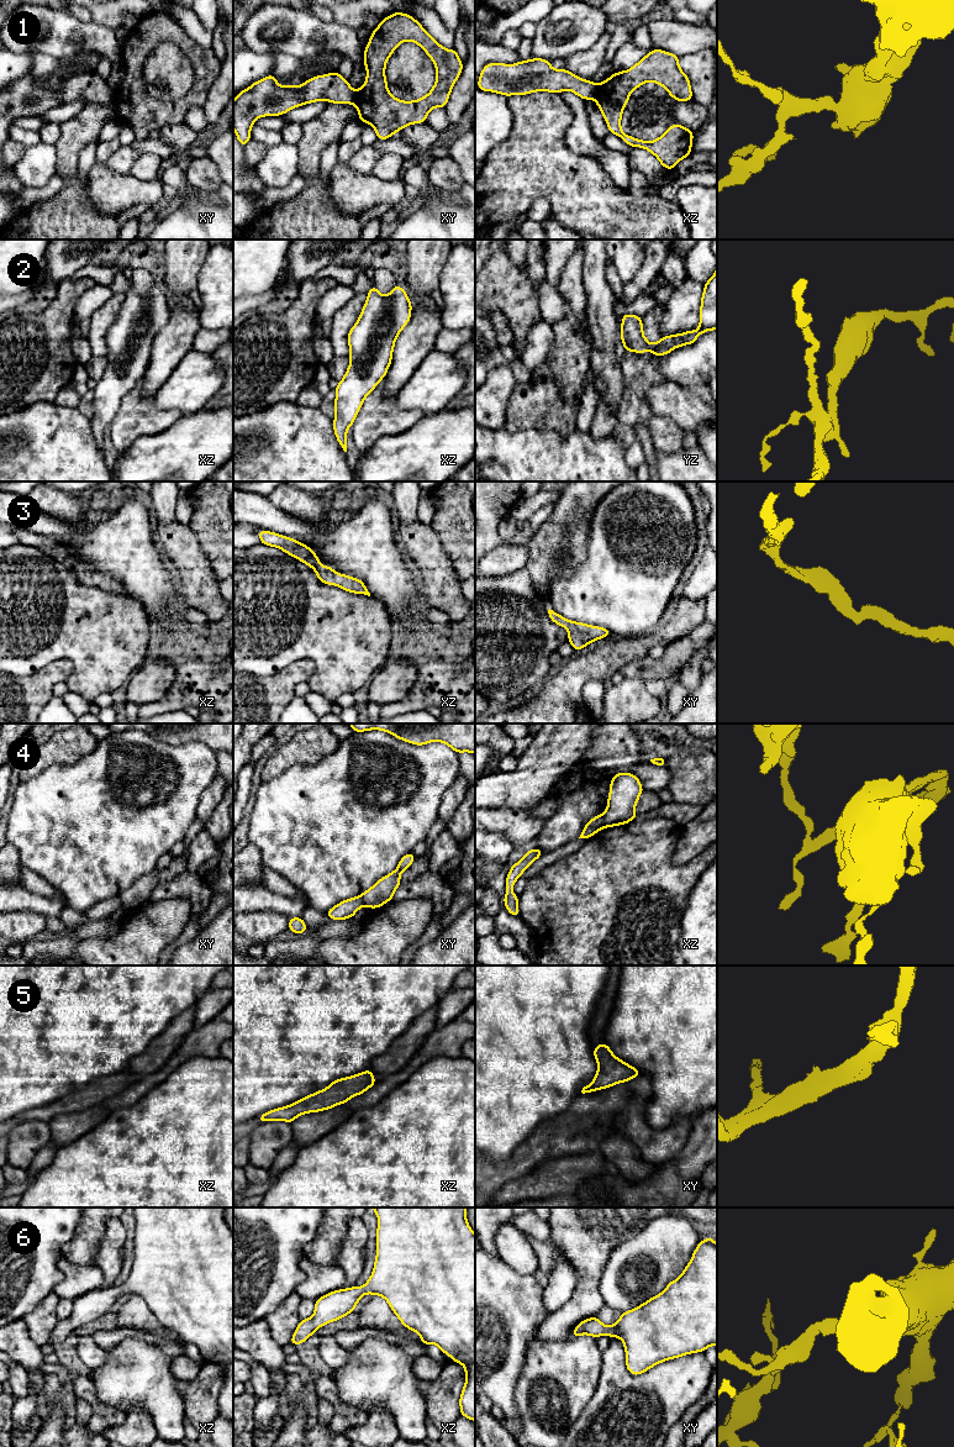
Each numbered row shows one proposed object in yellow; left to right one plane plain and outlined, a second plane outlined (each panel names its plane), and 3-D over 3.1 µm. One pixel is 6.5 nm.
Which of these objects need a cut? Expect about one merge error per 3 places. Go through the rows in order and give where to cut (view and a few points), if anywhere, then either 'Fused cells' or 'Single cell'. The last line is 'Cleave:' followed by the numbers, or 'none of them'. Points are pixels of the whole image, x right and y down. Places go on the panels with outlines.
1: Split along xy (356, 91), (352, 103). Fused cells
2: No split. Single cell
3: No split. Single cell
4: Split along xz (601, 815), (605, 826). Fused cells
5: No split. Single cell
6: No split. Single cell
Cleave: 1, 4

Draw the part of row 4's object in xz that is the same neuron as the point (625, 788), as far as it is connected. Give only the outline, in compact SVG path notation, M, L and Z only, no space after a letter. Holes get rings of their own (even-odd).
M617 773L610 783L607 809L602 814L605 827L636 820L636 805L643 793L641 780L631 773Z

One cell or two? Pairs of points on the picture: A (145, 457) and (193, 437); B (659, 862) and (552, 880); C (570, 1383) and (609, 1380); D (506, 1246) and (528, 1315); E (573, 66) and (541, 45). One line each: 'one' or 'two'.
A: one
B: one
C: two
D: two
E: two

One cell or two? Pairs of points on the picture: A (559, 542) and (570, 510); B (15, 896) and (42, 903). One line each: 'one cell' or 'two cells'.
A: one cell
B: one cell

